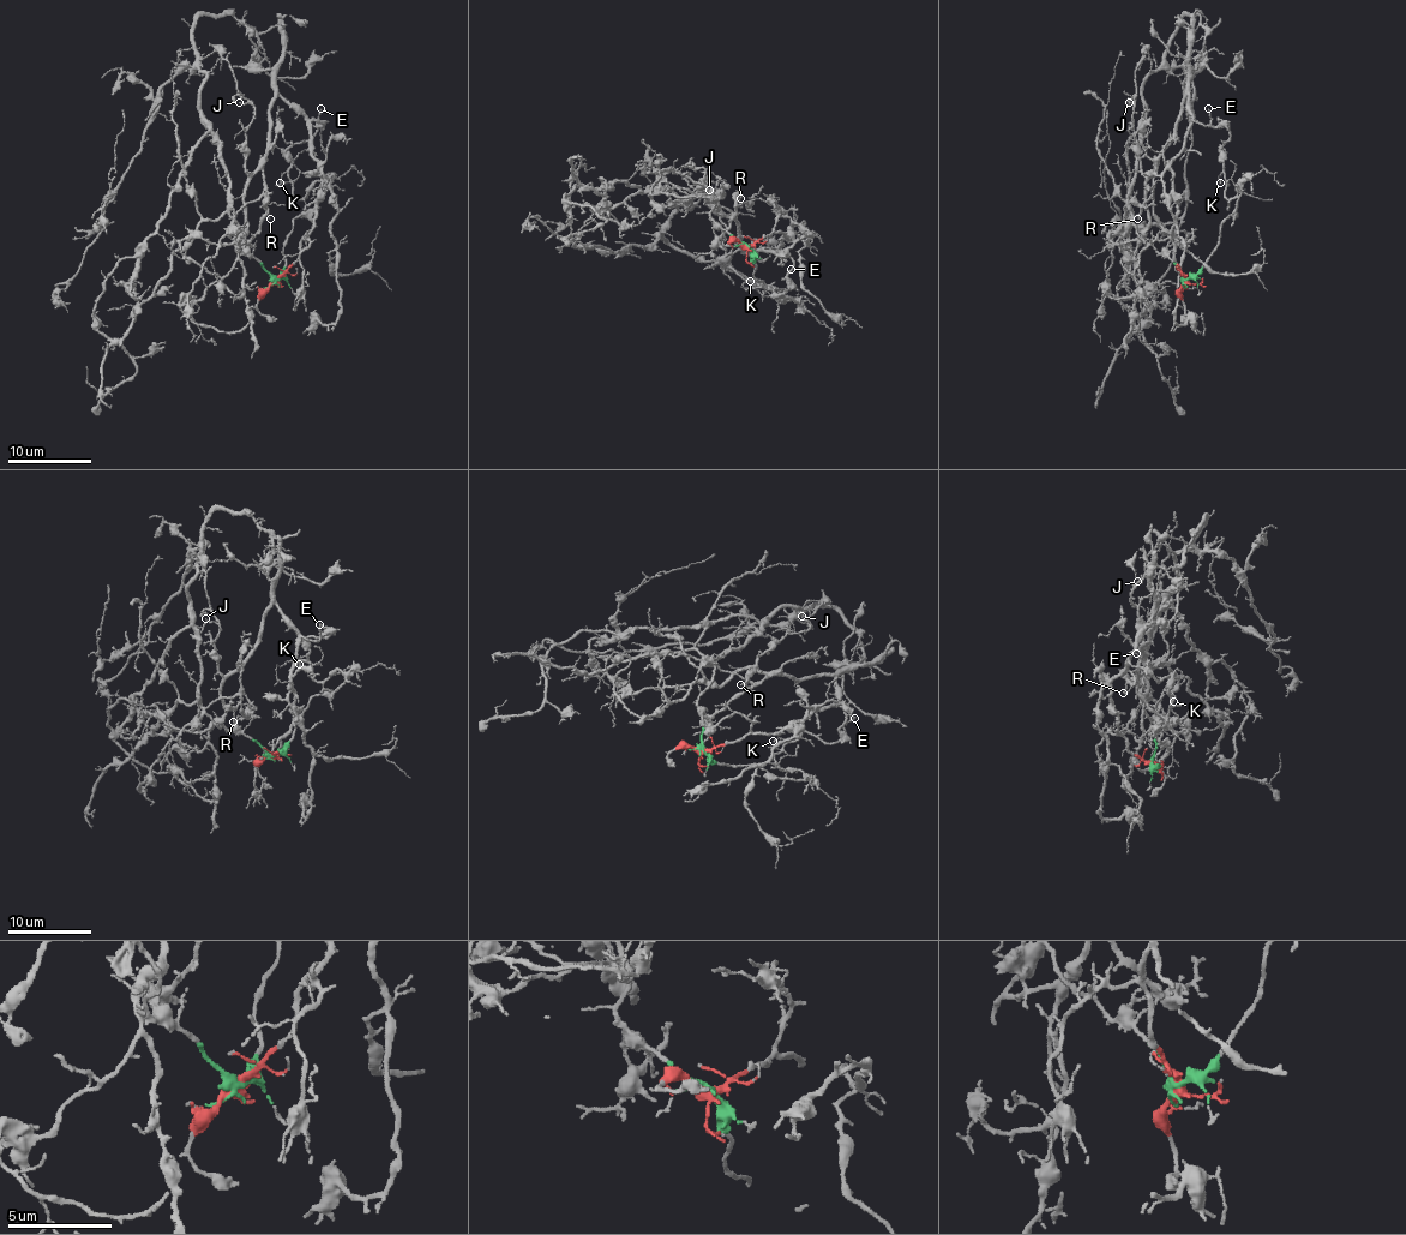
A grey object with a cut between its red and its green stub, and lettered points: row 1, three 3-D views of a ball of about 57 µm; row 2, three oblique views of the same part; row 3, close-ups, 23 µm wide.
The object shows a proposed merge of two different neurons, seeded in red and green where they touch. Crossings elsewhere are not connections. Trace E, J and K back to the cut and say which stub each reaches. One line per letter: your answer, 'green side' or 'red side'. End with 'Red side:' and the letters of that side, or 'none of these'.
E: red side
J: red side
K: red side
Red side: E, J, K

